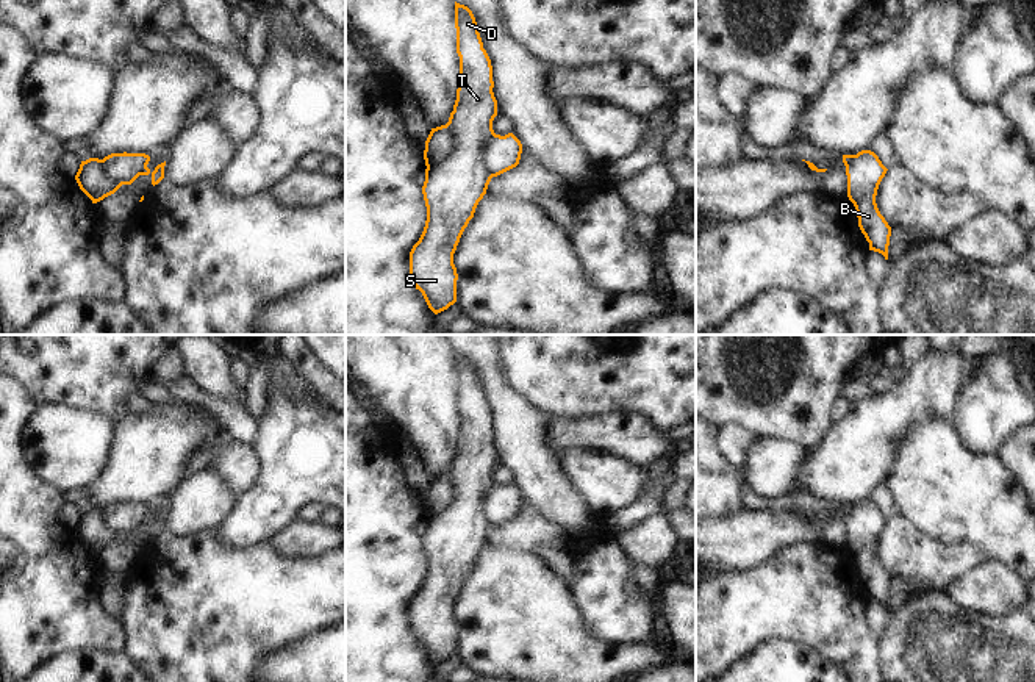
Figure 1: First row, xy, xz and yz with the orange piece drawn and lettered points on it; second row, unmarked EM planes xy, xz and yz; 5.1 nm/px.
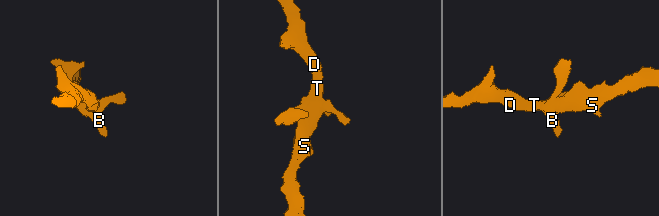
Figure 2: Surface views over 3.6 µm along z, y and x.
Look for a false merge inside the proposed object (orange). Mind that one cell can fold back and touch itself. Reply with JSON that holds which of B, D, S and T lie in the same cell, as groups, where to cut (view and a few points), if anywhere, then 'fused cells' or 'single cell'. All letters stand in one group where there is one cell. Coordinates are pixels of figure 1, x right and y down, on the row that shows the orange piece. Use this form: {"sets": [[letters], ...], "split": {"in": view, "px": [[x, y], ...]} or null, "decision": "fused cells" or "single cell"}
{"sets": [["B"], ["D", "S", "T"]], "split": {"in": "xz", "px": [[447, 122], [452, 132], [454, 150], [427, 168]]}, "decision": "fused cells"}

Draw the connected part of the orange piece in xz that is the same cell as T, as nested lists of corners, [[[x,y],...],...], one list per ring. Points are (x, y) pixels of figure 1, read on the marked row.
[[[457,2],[455,28],[460,84],[447,122],[455,152],[425,169],[427,221],[410,252],[410,278],[435,314],[457,302],[453,253],[492,178],[482,152],[496,135],[492,120],[497,116],[491,59],[472,11]]]

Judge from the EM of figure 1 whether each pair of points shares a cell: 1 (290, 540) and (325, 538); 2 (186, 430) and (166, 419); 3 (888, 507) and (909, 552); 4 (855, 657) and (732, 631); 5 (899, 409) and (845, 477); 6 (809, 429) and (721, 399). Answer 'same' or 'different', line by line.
1: same
2: same
3: different
4: same
5: same
6: same

